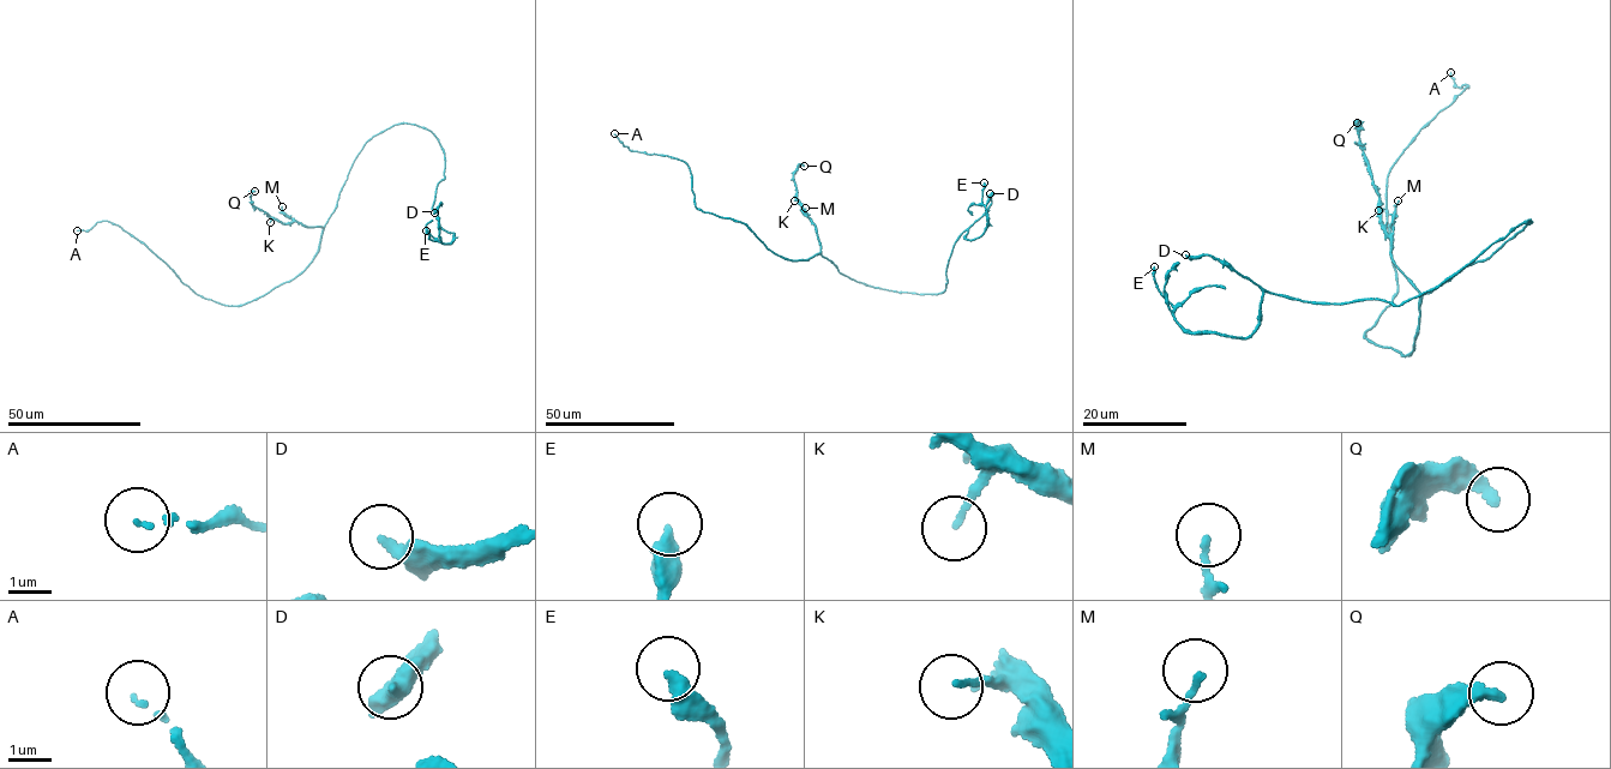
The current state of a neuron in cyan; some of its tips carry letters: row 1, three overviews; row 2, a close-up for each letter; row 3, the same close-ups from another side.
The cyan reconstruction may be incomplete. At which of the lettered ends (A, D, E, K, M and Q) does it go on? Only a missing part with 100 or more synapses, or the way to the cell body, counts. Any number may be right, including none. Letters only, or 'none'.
none

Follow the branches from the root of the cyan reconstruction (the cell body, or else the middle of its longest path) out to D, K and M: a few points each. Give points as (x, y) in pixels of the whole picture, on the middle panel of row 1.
D: (836, 265), (841, 274), (873, 288), (939, 294), (945, 290), (955, 242), (992, 203), (990, 193)
K: (836, 265), (822, 254), (816, 226), (794, 200)
M: (836, 265), (822, 254), (816, 226), (805, 208)

